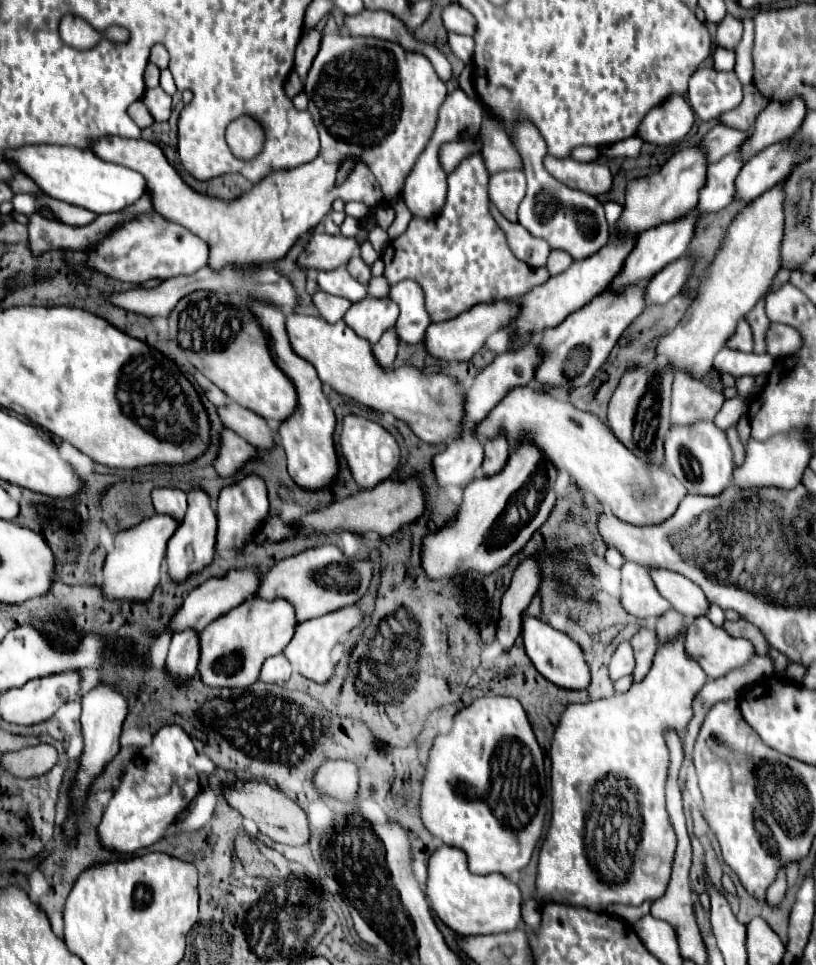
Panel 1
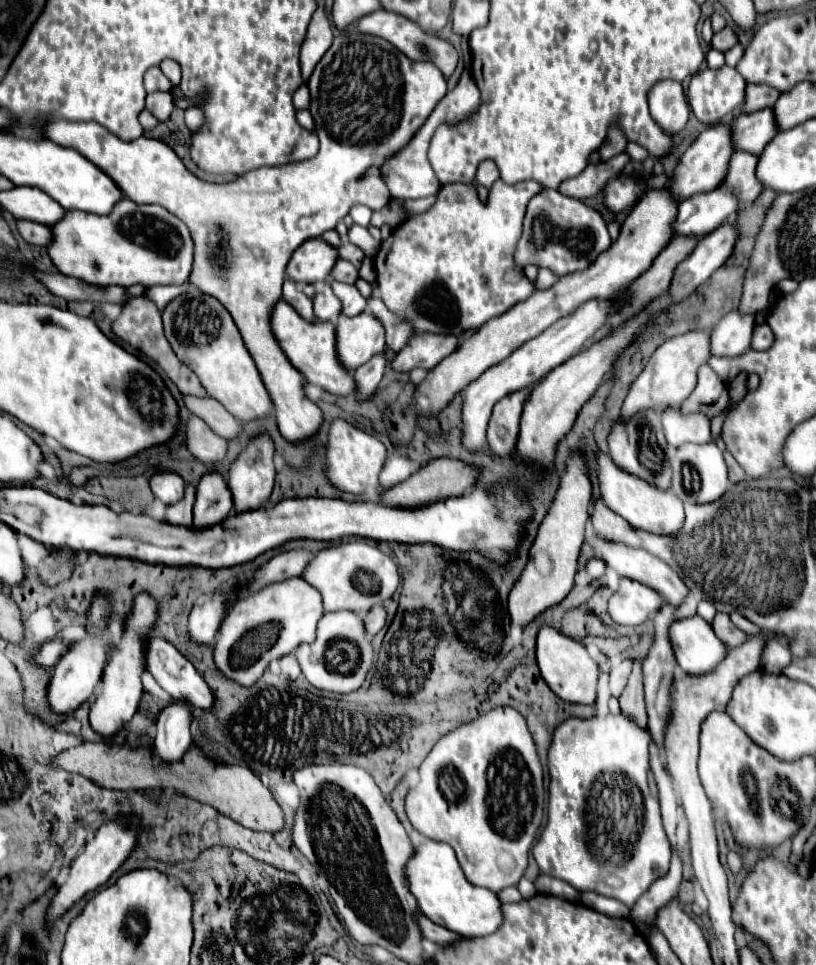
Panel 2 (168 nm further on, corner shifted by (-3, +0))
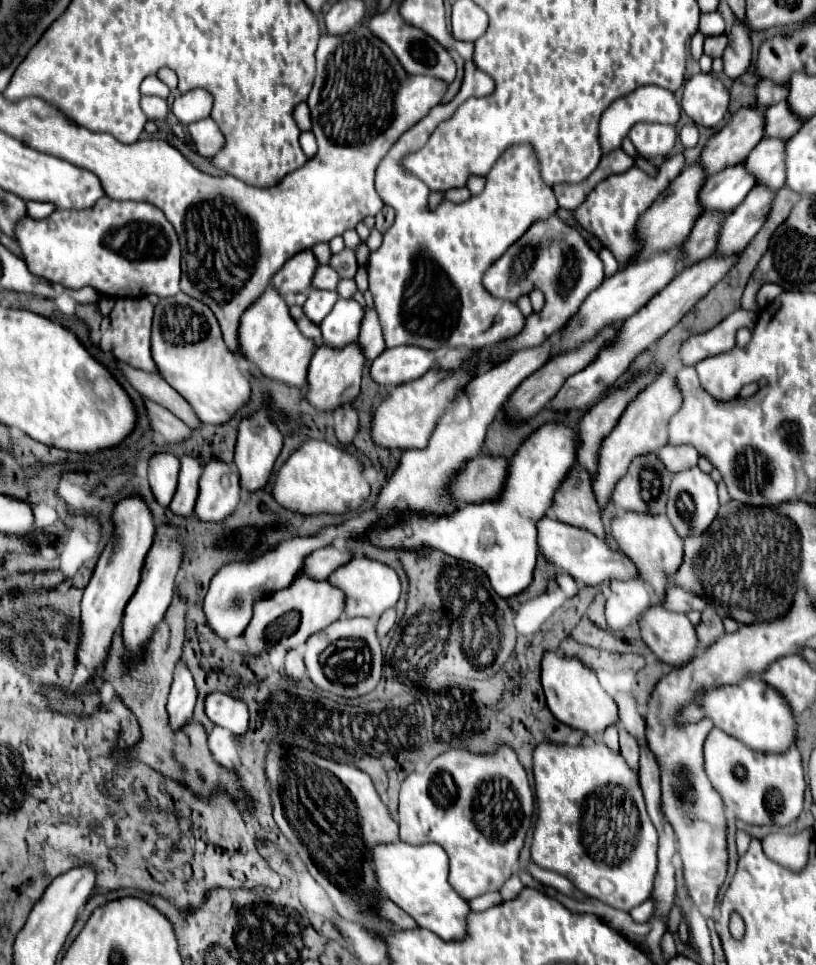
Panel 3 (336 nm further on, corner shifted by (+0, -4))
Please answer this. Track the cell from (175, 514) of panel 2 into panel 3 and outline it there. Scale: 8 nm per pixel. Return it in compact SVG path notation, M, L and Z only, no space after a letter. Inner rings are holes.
M184 455L180 461L182 461L182 469L180 469L180 477L178 477L178 489L170 503L170 509L176 515L188 517L196 505L198 479L202 475L202 465L196 457L190 457L190 455Z

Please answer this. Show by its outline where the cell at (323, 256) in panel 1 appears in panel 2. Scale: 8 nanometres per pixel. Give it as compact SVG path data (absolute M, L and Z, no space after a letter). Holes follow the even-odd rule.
M321 237L305 241L291 257L287 265L287 275L301 283L319 283L329 277L333 265L339 259L339 251L323 241Z

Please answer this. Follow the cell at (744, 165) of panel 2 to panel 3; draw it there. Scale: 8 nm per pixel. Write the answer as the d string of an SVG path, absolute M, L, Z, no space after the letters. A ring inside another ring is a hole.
M764 137L746 159L748 171L756 177L756 183L770 189L786 185L786 153L784 143L776 137Z

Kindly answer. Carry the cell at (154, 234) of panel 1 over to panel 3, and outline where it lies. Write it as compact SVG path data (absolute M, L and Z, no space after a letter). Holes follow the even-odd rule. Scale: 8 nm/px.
M102 197L94 209L78 213L56 209L44 221L26 215L18 229L14 229L14 237L30 273L68 289L88 286L114 299L148 293L162 299L174 297L180 291L180 243L176 231L164 213L150 203Z

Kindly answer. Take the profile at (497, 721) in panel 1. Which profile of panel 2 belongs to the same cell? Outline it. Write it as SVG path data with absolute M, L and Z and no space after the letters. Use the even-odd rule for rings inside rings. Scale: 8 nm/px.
M509 705L495 707L443 735L419 767L419 783L405 799L405 811L413 827L433 841L449 843L455 849L457 861L467 879L473 885L481 885L491 891L511 887L523 877L529 861L529 849L543 821L543 807L543 769L535 741L533 735L529 735L525 717Z

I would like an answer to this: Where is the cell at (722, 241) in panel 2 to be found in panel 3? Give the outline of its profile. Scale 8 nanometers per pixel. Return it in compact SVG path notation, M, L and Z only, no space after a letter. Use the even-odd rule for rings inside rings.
M758 185L752 187L752 191L738 205L738 209L726 215L716 255L734 255L736 251L740 253L764 225L766 213L770 213L772 203L774 193L770 193L770 189L758 189Z

